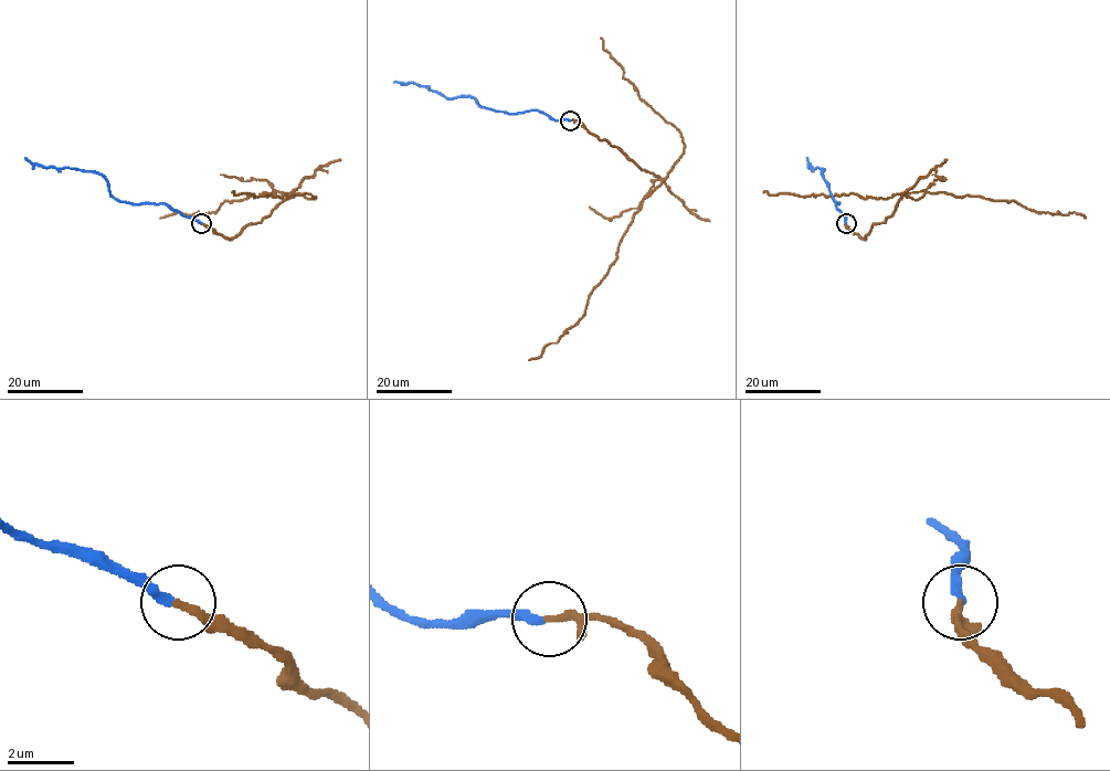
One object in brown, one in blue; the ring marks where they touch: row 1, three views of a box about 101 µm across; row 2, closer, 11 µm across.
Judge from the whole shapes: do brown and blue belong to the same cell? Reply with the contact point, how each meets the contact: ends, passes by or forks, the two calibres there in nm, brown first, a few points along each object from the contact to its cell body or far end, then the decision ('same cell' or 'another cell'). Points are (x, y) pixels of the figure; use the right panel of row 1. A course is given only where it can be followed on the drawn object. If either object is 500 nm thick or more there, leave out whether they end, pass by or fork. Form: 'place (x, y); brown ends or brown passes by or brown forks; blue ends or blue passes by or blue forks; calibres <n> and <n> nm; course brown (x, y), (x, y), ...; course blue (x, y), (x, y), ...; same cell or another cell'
place (846, 223); brown ends; blue ends; calibres 240 and 280 nm; course brown (845, 223), (865, 239), (873, 224), (892, 213), (904, 193), (923, 190), (1014, 201), (1086, 218); course blue (845, 223), (846, 217), (836, 207), (838, 203), (822, 176), (824, 170), (809, 167), (807, 157); another cell

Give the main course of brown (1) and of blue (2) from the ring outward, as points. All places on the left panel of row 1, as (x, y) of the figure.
1: (201, 223), (234, 238), (258, 223), (289, 193), (264, 192), (225, 201), (215, 211), (176, 212), (159, 218)
2: (201, 223), (165, 203), (120, 202), (110, 193), (108, 182), (96, 172), (42, 167), (24, 157)

